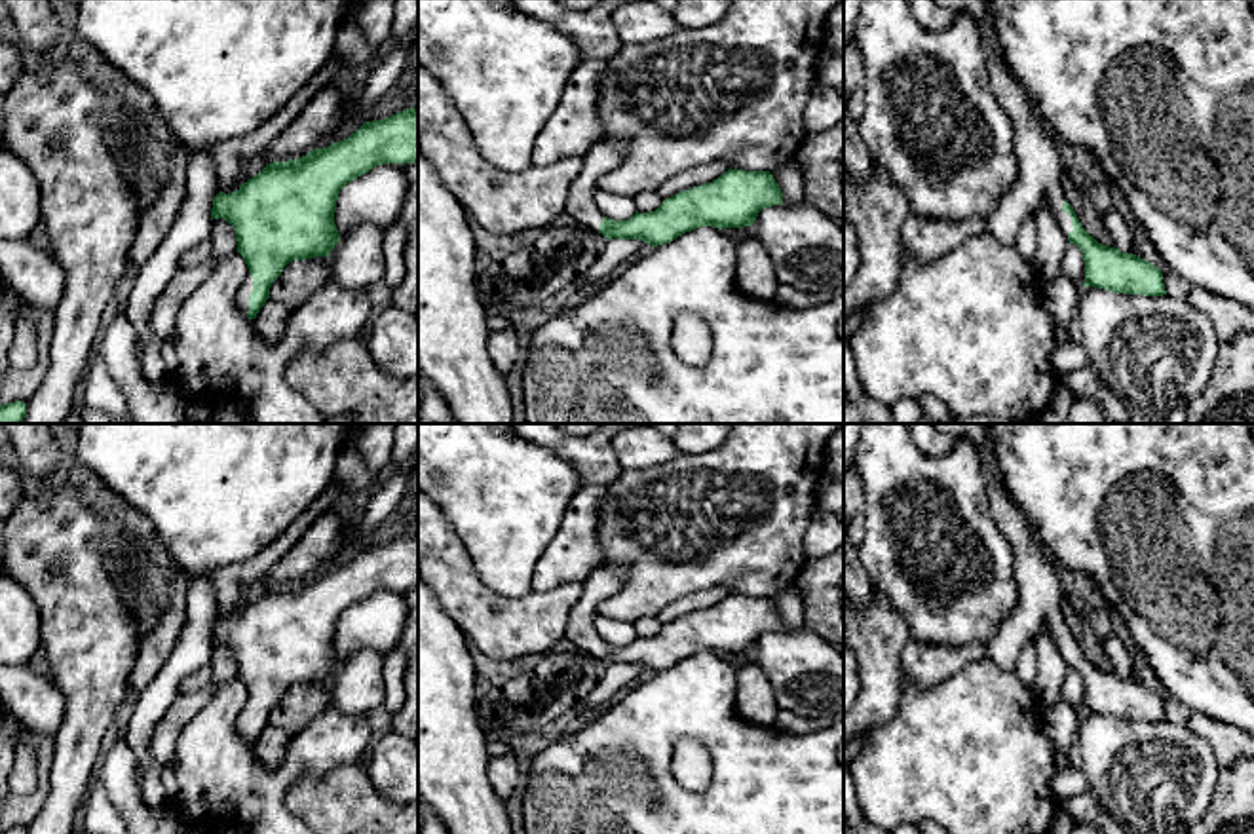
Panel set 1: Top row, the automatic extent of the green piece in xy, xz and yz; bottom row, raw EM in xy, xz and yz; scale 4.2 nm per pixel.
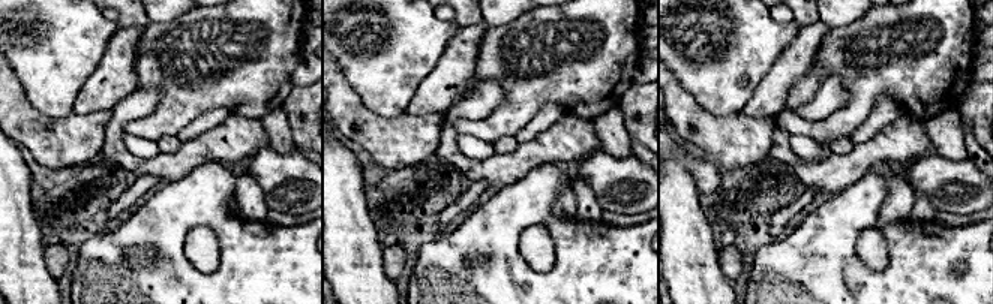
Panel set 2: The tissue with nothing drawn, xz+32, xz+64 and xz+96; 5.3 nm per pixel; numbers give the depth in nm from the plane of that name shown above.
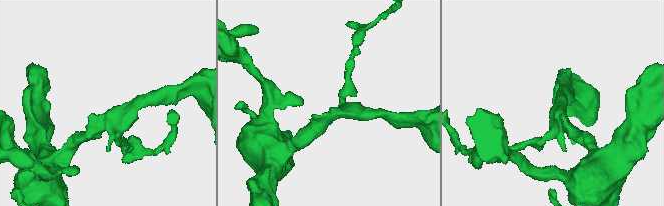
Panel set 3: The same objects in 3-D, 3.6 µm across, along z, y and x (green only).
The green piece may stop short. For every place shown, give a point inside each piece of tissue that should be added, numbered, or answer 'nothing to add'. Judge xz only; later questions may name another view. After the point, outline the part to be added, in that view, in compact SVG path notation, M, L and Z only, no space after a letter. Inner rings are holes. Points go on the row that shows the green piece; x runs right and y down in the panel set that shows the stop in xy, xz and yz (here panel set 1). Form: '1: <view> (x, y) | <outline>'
1: xz (605, 156) | M598 141L583 154L581 169L574 179L566 196L566 213L585 228L598 232L604 215L595 203L595 194L598 192L598 179L604 173L614 171L625 148L621 142Z

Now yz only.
1: yz (1038, 185) | M935 2L975 19L980 32L986 66L992 74L992 85L1001 106L1016 120L1018 125L1015 135L1018 175L999 207L986 217L986 232L990 232L998 241L1015 247L1022 220L1026 217L1036 217L1041 209L1049 209L1062 234L1068 237L1074 226L1070 215L1062 211L1062 203L1068 199L1062 186L1064 169L1058 148L1001 55L986 2Z

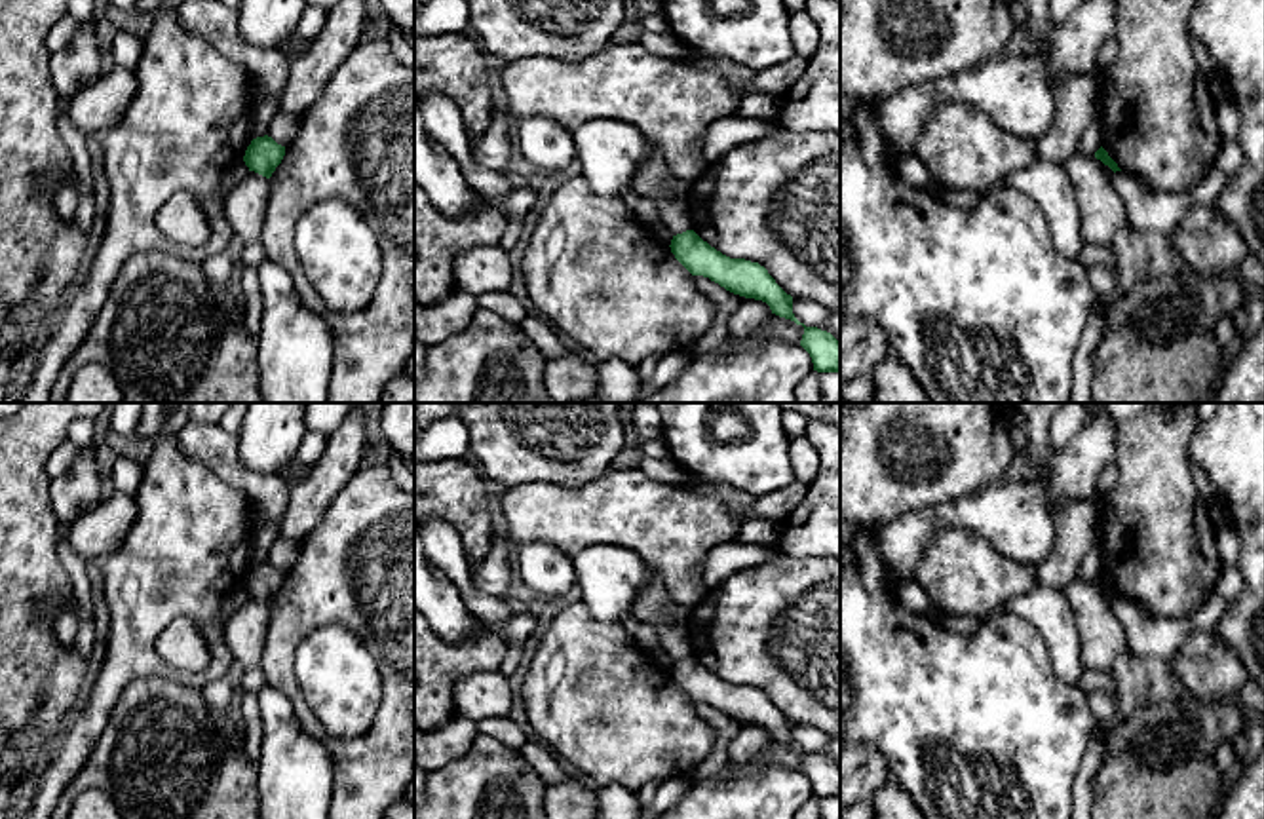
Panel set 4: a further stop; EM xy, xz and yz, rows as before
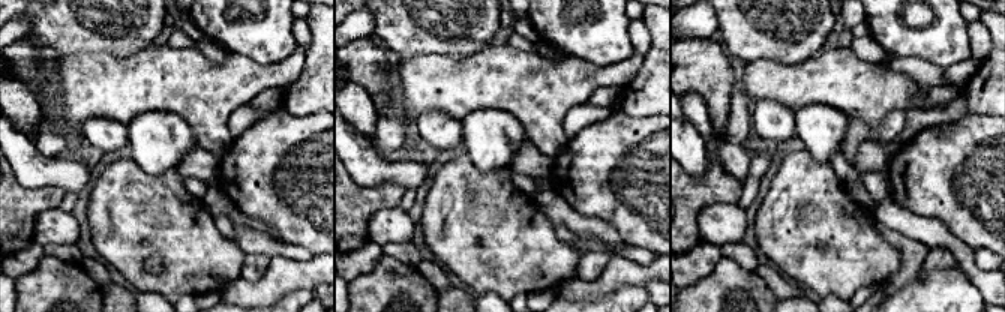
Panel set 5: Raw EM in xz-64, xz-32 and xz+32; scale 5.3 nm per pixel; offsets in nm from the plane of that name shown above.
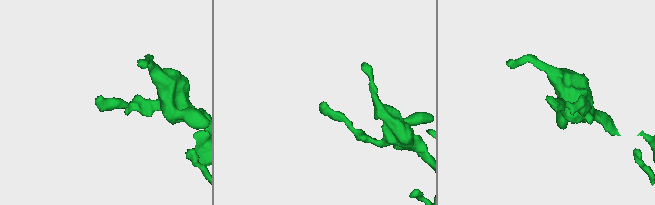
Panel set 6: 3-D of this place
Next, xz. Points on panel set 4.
nothing to add

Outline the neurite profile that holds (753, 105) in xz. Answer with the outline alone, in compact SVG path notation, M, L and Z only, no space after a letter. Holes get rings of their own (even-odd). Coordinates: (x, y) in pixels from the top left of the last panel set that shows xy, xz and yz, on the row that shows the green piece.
M747 93L739 101L736 116L768 120L777 116L779 108L781 97L777 95Z

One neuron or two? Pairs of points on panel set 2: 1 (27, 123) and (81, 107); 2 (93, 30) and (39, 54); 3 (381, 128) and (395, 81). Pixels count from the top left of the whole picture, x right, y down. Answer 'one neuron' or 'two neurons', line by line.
1: two neurons
2: one neuron
3: two neurons

